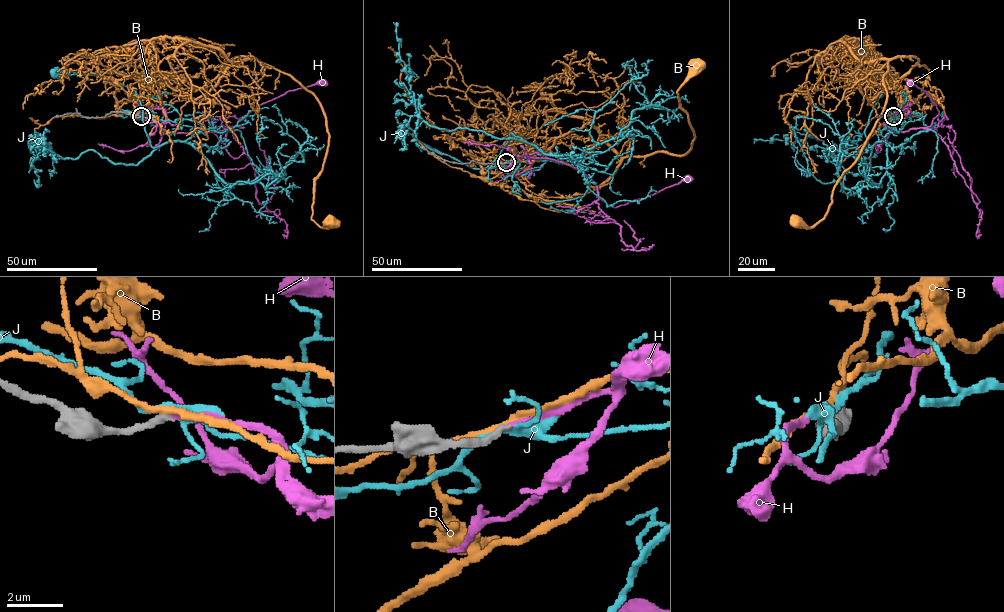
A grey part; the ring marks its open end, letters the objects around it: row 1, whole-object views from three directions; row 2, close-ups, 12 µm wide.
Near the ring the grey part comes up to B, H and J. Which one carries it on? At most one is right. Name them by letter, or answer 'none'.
H

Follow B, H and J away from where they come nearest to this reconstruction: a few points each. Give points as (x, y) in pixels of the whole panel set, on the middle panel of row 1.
B: (506, 162), (586, 123), (624, 157), (684, 155), (694, 133), (677, 92), (696, 65)
H: (506, 162), (526, 156), (548, 158), (571, 165), (593, 182), (600, 198), (614, 207), (689, 179)
J: (506, 162), (548, 158), (537, 147), (511, 133), (499, 154), (486, 167), (470, 167), (419, 145)

